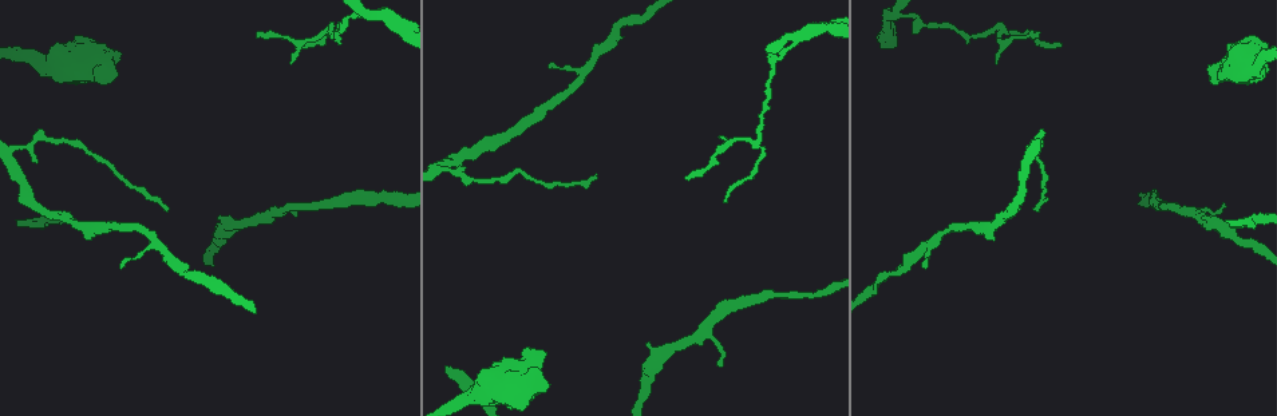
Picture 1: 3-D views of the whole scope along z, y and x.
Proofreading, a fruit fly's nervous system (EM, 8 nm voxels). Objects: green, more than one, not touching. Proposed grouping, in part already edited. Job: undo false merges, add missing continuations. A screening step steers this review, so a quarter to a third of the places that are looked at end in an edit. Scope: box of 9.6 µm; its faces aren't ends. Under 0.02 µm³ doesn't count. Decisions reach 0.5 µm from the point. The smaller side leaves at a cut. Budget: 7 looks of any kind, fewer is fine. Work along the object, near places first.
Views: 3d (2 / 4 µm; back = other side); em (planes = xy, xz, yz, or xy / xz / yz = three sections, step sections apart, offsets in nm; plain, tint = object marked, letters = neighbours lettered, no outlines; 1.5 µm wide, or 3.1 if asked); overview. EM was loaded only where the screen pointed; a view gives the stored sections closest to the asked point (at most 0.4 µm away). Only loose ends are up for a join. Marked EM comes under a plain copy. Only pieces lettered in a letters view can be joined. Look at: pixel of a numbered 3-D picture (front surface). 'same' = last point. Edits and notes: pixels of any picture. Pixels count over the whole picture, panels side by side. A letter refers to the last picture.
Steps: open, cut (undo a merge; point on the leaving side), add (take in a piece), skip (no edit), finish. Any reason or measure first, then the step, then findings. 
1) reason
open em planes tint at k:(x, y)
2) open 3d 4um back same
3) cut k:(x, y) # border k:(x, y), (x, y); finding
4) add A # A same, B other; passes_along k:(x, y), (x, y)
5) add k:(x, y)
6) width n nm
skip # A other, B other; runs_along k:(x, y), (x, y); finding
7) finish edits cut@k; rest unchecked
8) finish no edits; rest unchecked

stops while still wide
open 3d 4um at 1:(1213, 74)

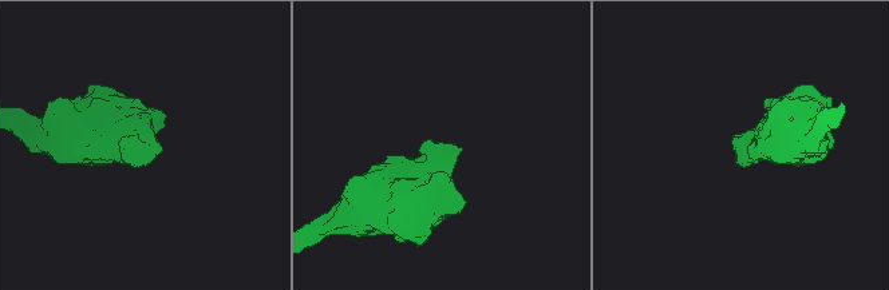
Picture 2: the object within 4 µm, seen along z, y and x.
open em planes tint at 2:(459, 149)

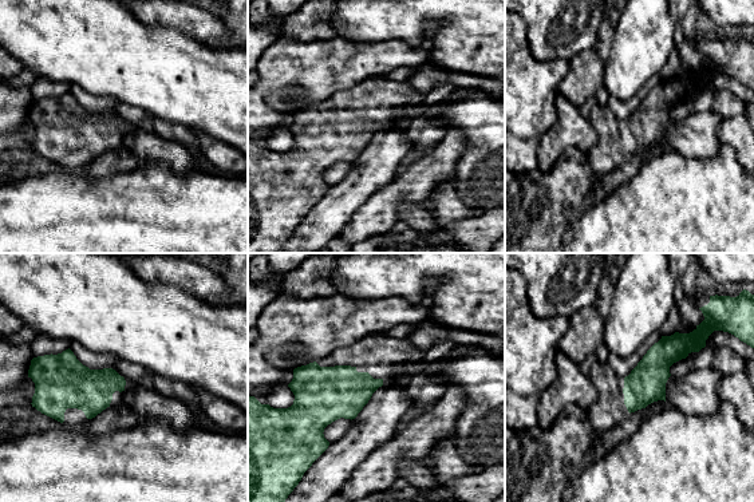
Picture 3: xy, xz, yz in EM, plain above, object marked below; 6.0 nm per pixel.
what lies round it
open em planes letters same

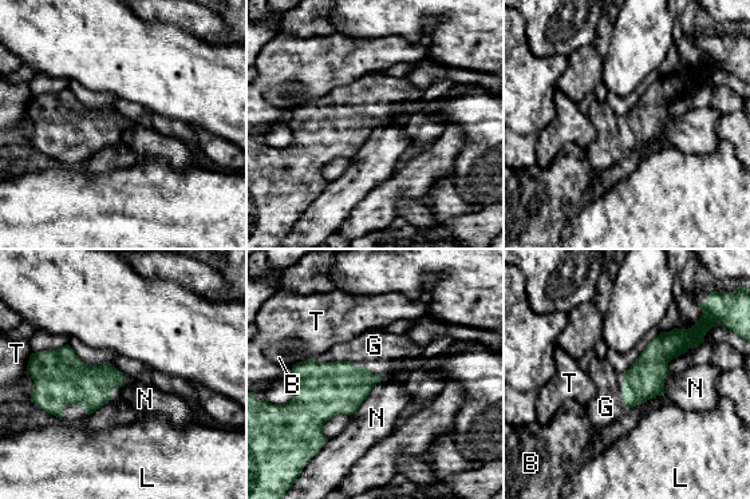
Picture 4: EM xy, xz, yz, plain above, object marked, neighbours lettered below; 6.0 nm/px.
add G # B other, G same, L other, N other, T other; passes_along 4:(322, 391), (346, 361), (374, 345); it goes on there

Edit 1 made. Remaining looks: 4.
tapers out
open em planes letters at 1:(1037, 212)

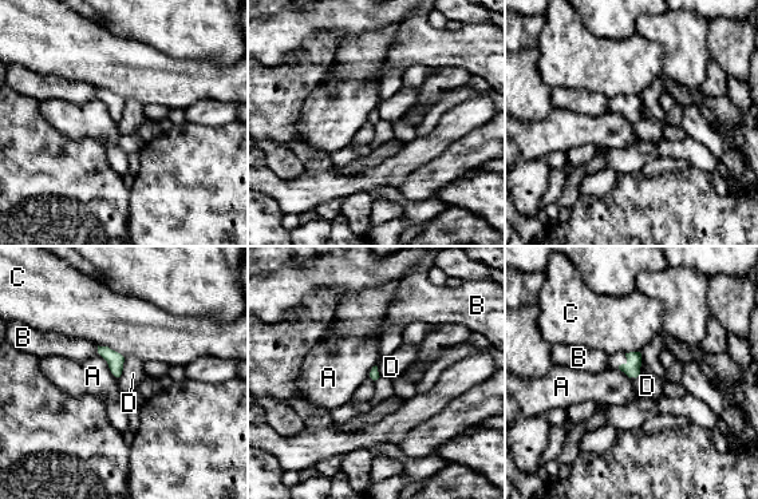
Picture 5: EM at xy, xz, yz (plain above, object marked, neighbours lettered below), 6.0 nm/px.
skip # A other, B other, C other, D other; border 5:(125, 357), (119, 377); none of them fits

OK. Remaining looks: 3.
free end
open em planes letters at 1:(687, 180)

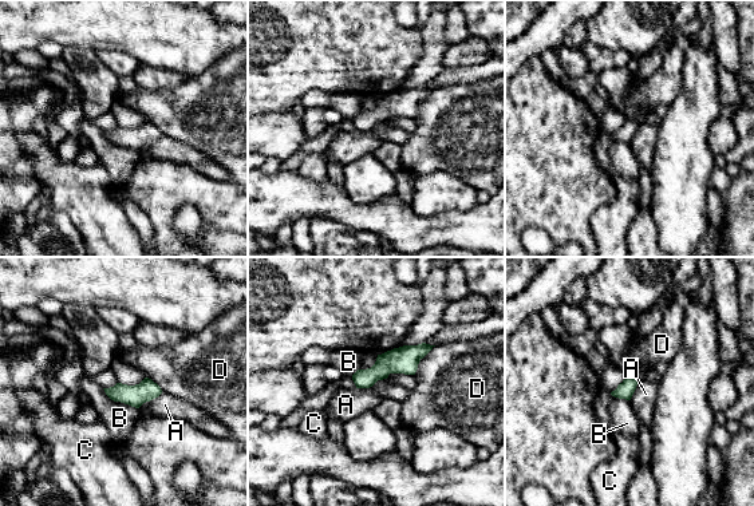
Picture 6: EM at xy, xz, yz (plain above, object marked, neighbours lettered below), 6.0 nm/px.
width 100 nm
skip # A other, B other, C other, D other; border 6:(162, 392), (138, 407); none of them fits

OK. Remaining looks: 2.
finish edits add@4; rest unchecked

